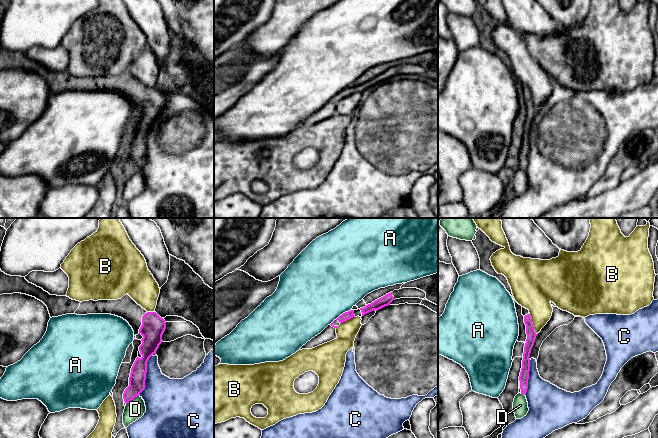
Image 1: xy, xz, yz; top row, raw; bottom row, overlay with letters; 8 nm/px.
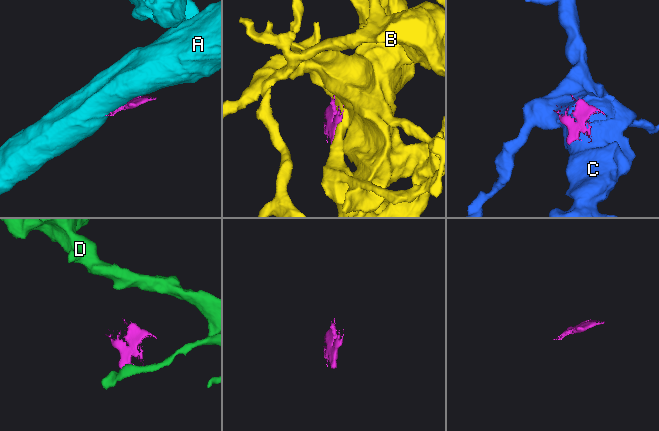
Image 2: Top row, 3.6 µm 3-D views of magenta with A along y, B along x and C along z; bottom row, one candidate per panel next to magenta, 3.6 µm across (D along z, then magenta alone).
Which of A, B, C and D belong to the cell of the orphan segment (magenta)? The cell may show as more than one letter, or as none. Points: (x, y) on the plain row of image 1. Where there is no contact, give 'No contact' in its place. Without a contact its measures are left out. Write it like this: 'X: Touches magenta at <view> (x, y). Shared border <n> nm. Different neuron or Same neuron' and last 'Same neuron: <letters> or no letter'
A: Touches magenta at xz (340, 91). Shared border 220 nm. Different neuron
B: Touches magenta at yz (532, 100). Shared border 180 nm. Different neuron
C: Touches magenta at xy (145, 151). Shared border 340 nm. Different neuron
D: Touches magenta at xy (132, 175). Shared border 130 nm. Different neuron
Same neuron: no letter

